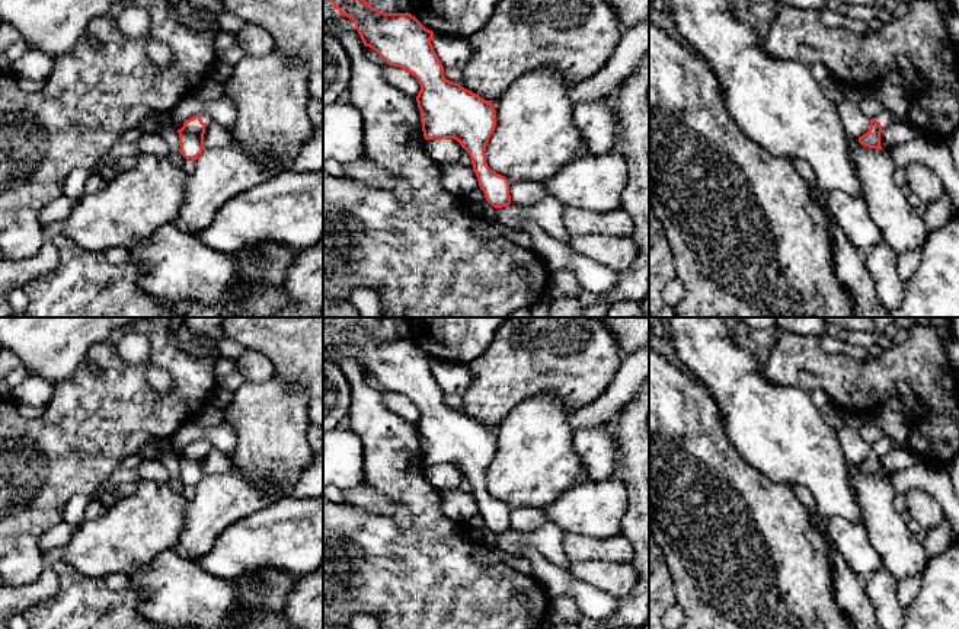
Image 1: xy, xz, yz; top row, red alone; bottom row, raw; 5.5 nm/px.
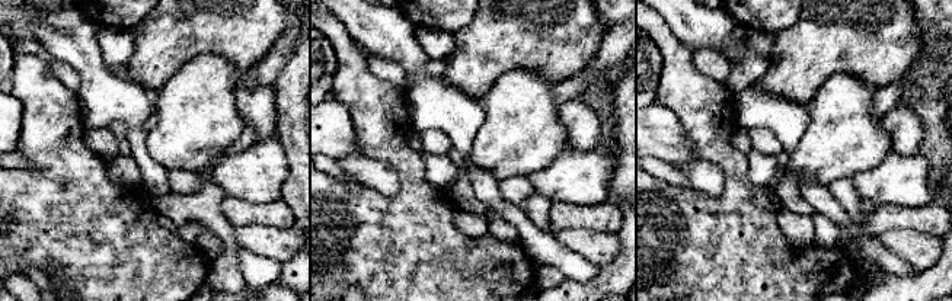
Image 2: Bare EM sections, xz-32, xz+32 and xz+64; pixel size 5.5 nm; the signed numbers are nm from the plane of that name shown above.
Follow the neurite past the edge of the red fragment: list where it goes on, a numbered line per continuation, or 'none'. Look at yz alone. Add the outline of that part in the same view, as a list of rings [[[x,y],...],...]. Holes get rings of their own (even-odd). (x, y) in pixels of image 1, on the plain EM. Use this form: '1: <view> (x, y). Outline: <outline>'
1: yz (885, 443). Outline: [[[883,435],[879,441],[876,441],[873,446],[879,447],[882,451],[882,456],[888,454],[891,450],[894,450],[894,443],[889,437]]]

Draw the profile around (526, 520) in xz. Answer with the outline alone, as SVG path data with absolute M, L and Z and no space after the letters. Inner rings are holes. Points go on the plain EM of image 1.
M511 508L509 521L512 530L531 533L544 524L546 515L543 510L538 508Z

